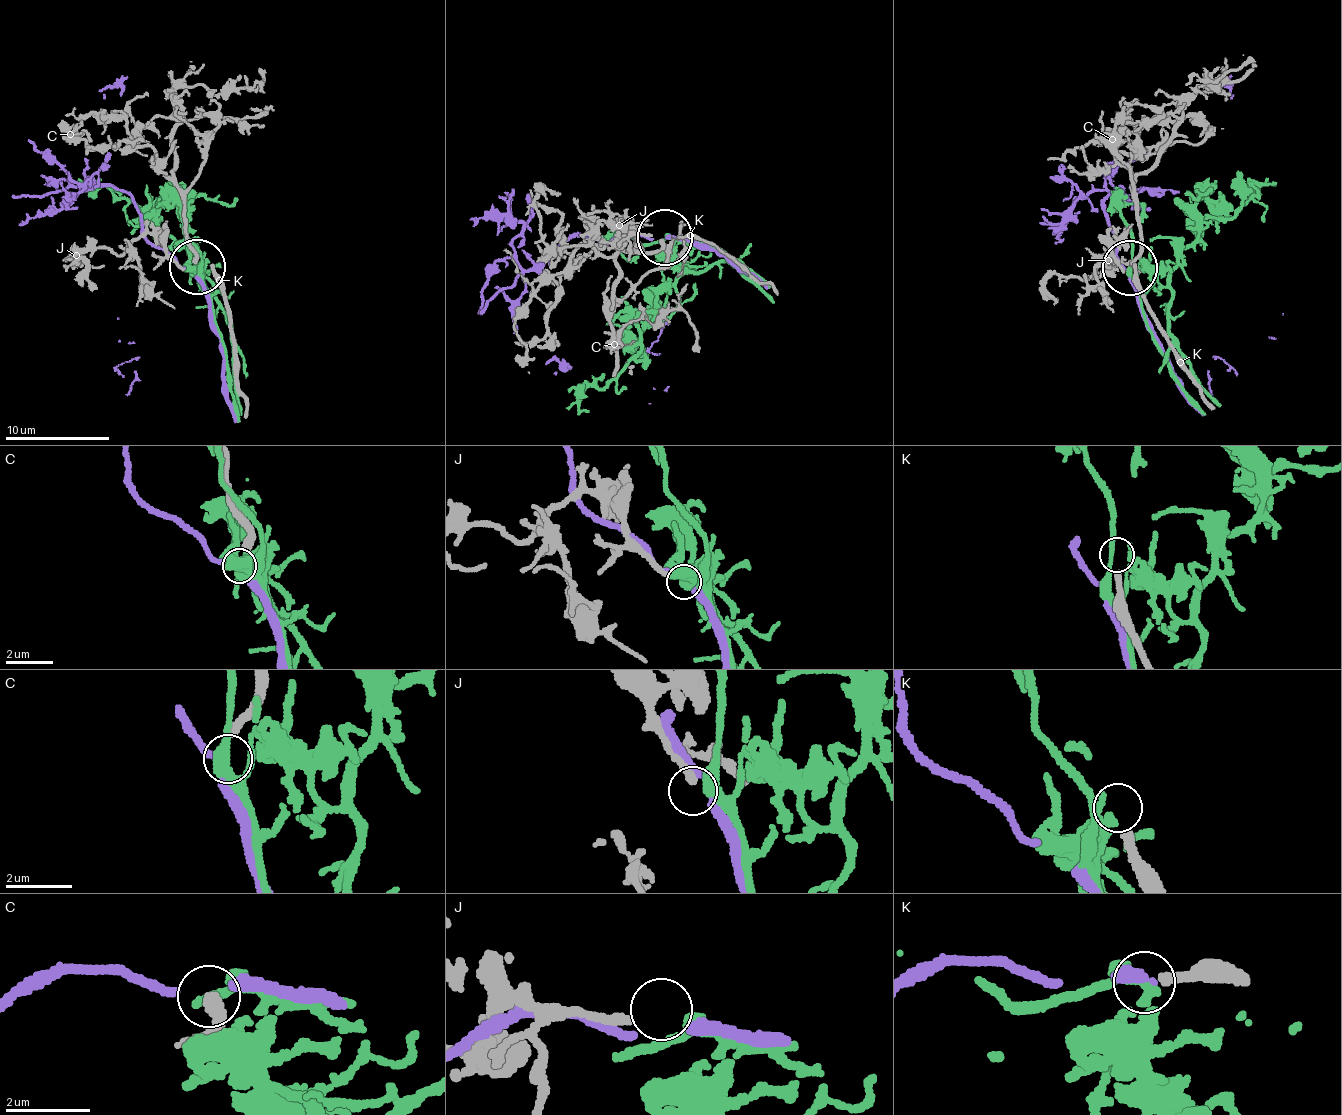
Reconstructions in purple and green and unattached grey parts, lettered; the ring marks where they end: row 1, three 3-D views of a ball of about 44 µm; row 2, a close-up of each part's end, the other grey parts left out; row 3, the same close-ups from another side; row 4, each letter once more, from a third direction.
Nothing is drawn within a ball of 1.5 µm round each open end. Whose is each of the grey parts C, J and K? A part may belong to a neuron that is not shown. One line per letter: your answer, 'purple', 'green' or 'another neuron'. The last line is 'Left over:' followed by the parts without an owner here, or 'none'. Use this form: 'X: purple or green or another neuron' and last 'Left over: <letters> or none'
C: purple
J: green
K: another neuron
Left over: K

